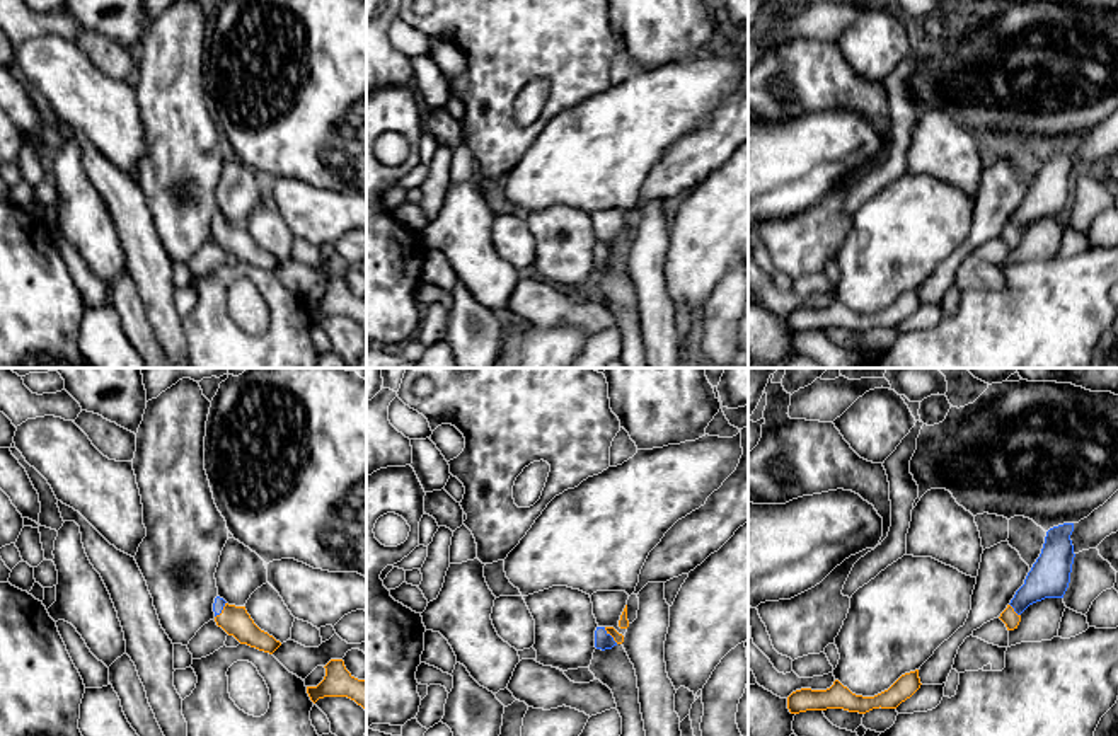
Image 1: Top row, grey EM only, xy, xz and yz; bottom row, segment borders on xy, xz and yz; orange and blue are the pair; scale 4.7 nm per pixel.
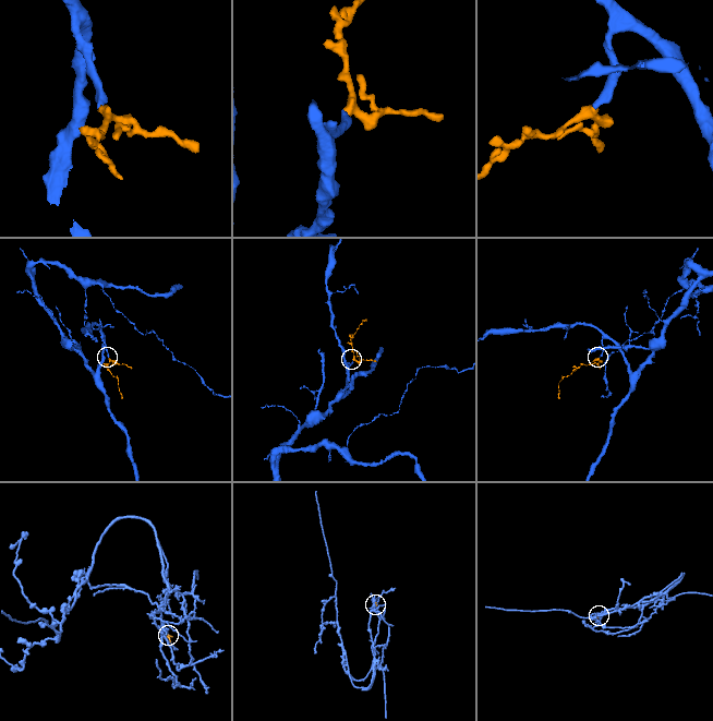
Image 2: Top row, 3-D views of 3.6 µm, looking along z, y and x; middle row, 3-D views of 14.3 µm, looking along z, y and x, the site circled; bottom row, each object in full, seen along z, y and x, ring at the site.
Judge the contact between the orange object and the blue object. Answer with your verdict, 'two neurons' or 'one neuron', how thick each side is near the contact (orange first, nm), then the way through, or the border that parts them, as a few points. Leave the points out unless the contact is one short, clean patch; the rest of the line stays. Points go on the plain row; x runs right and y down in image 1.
one neuron | 80/190 nm | across yz (1009, 235), (1013, 229), (1050, 193)

